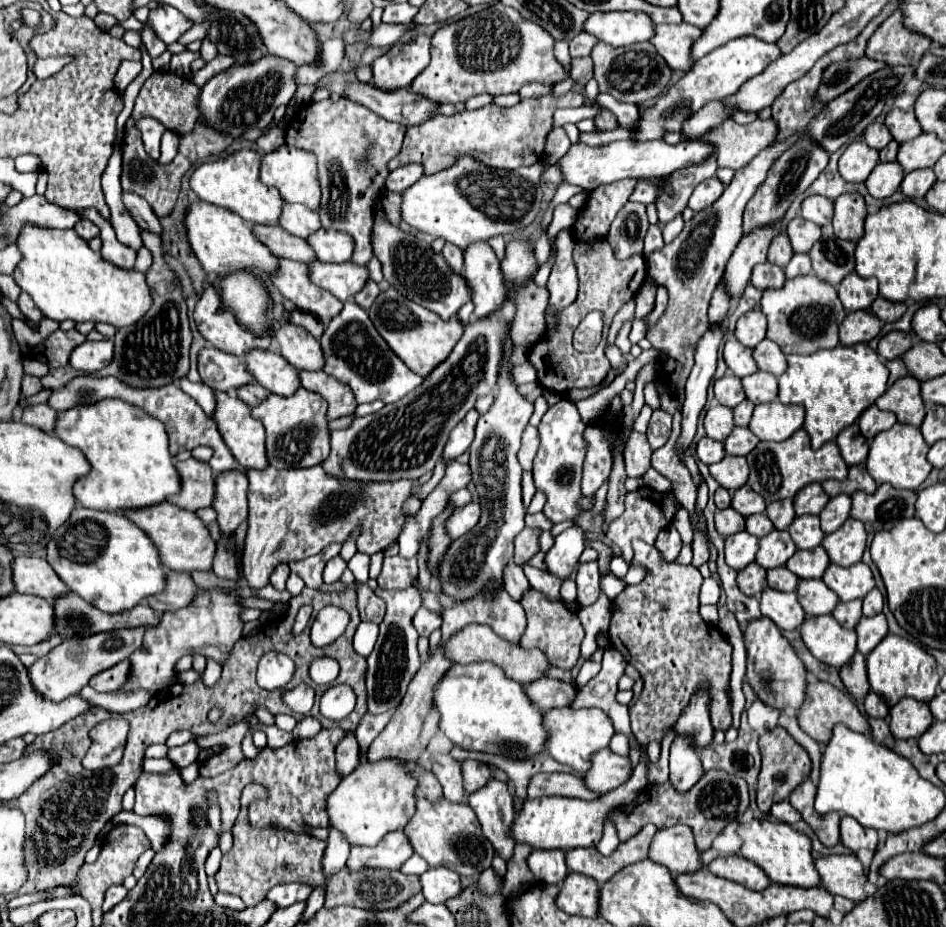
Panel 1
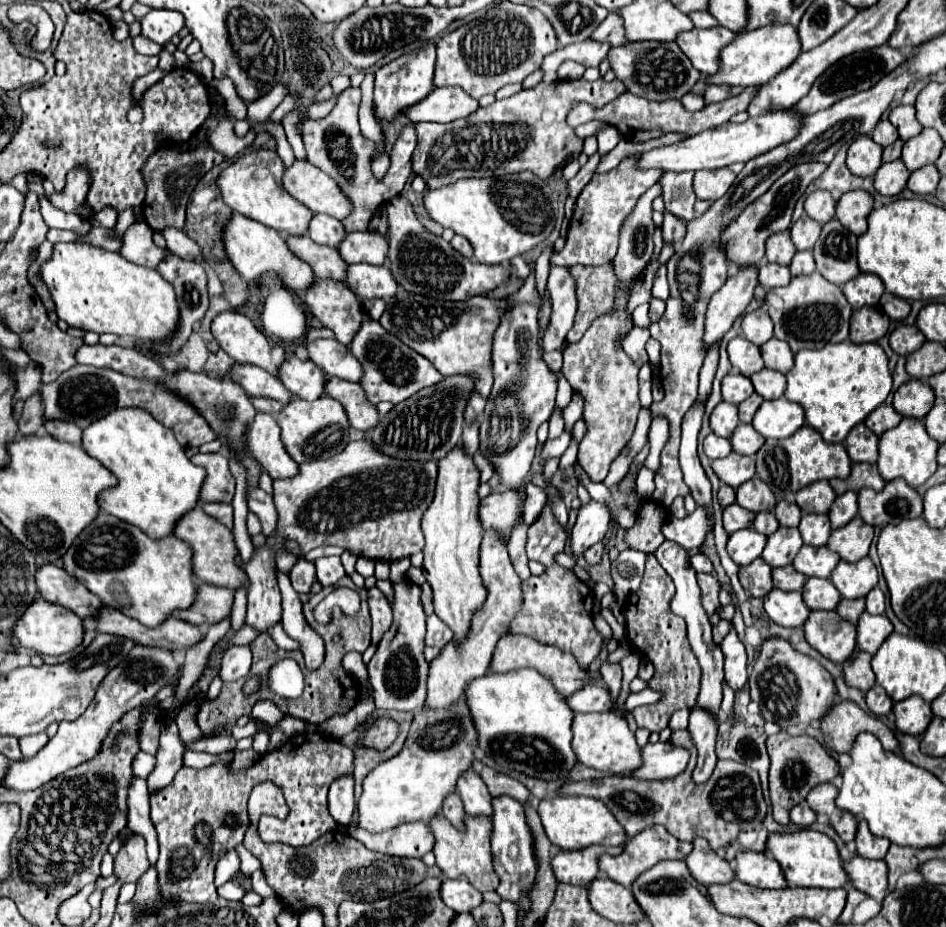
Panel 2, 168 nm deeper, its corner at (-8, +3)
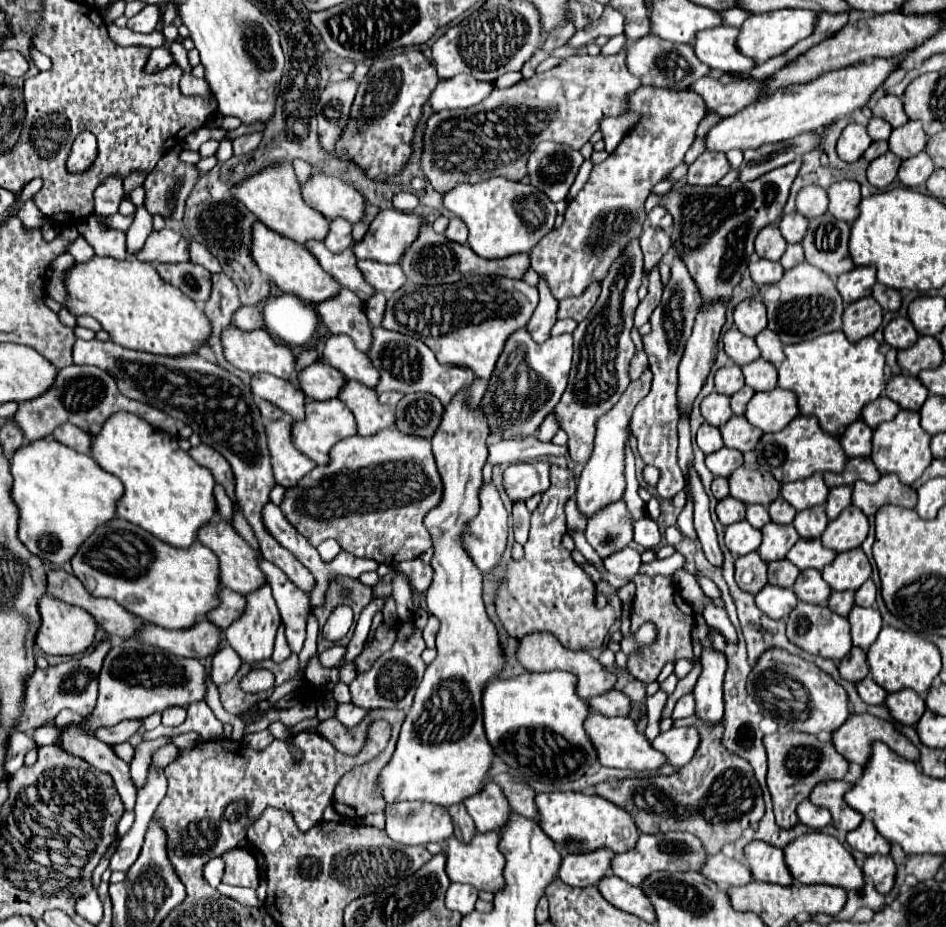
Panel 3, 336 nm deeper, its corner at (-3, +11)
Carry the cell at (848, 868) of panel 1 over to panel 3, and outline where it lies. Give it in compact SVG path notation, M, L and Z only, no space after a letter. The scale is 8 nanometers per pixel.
M868 856L864 860L864 876L872 878L874 880L874 886L880 894L888 894L894 886L894 880L896 880L896 864L892 860L892 856Z

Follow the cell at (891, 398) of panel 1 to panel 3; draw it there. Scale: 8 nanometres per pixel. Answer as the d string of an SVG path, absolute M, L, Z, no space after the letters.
M898 374L888 380L886 396L890 400L898 402L900 408L918 412L922 408L924 400L928 398L928 390L926 390L926 386L922 386L922 382L918 382L916 376Z

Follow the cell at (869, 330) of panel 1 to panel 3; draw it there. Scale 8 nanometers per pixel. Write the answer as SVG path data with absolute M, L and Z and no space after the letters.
M868 296L858 302L852 302L844 310L842 320L844 320L842 330L846 338L850 342L858 342L866 336L872 336L878 330L878 326L882 324L882 308L872 296Z

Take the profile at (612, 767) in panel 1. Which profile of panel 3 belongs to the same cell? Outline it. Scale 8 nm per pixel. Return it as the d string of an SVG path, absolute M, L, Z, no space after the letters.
M694 726L684 728L670 728L668 732L660 732L654 738L654 748L666 754L668 764L682 768L686 762L692 760L700 742L700 734Z

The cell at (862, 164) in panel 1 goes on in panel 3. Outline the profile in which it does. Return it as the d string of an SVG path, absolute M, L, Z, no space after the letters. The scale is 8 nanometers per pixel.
M850 122L840 138L838 138L838 156L846 162L854 162L862 156L862 152L872 144L866 126L858 124L858 122Z

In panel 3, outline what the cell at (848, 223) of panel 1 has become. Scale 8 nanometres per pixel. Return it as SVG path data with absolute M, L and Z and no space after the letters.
M850 180L834 182L826 192L828 192L828 200L830 200L828 212L834 218L852 224L858 218L858 204L862 200L858 182L850 182Z

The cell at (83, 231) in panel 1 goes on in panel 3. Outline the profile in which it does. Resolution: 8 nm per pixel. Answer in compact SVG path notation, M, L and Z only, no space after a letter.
M110 174L96 190L94 190L94 206L96 214L116 214L118 212L118 202L124 196L124 178L120 174Z

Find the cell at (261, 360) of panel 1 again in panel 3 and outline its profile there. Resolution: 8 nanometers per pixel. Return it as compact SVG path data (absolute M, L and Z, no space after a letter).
M314 362L298 374L302 392L312 400L338 398L346 384L346 376L326 362Z

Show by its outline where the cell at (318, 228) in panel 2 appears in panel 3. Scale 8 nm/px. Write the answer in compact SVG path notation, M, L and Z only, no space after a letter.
M336 218L332 220L330 224L330 234L326 236L326 248L330 248L334 254L340 254L344 252L346 248L352 246L352 224L342 220L342 218Z

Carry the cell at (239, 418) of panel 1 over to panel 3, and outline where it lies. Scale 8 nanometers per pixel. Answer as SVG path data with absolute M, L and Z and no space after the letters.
M270 422L266 426L270 456L272 456L272 468L276 482L284 488L296 486L314 466L316 462L304 456L292 442L292 422Z

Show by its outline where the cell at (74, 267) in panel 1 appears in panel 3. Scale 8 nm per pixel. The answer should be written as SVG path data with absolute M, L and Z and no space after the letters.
M94 256L88 264L76 264L66 276L66 306L74 316L88 314L100 322L100 326L110 334L112 342L140 352L150 352L158 356L186 356L196 354L200 346L204 346L212 334L212 324L200 304L190 300L172 284L162 282L152 264L140 260L114 260Z

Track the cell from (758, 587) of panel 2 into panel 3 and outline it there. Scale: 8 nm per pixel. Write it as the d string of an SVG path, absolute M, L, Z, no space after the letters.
M746 554L736 560L736 582L744 592L758 594L766 584L766 562L758 554Z

